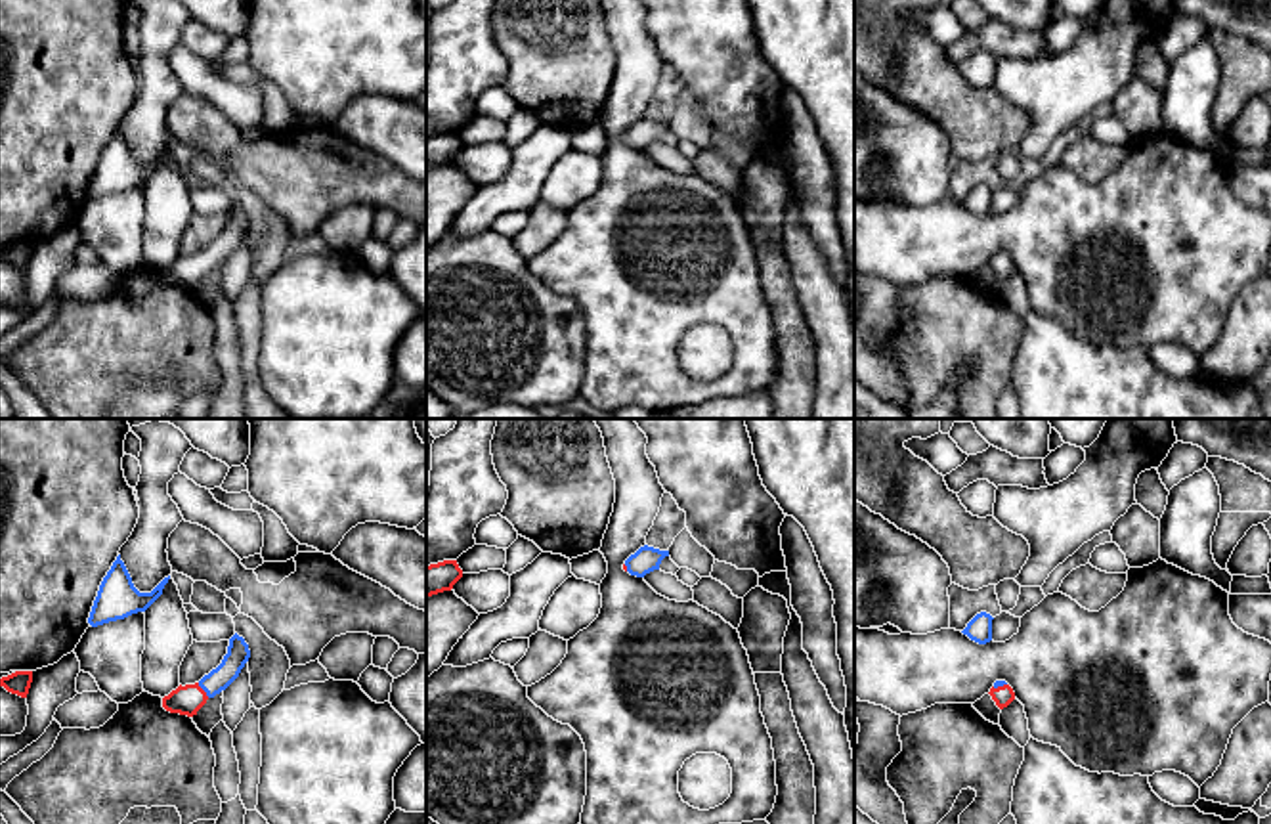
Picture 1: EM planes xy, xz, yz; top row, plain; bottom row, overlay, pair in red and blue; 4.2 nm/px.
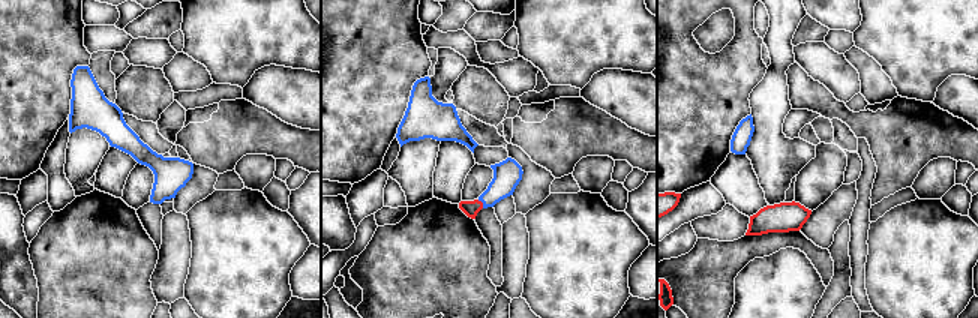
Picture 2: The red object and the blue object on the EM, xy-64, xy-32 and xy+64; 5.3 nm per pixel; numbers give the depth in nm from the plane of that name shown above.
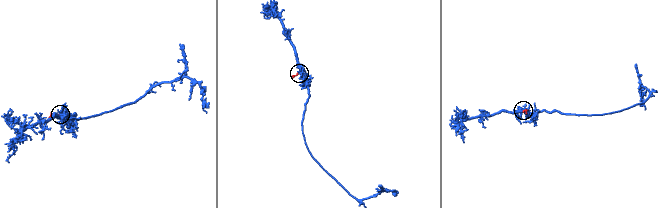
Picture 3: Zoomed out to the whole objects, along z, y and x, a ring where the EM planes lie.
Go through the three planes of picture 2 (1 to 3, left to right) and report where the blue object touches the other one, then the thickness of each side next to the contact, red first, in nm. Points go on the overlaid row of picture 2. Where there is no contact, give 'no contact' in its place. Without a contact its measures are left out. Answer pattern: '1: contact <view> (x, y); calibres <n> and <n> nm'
1: no contact
2: contact xy-32 (482, 203); calibres 80 and 150 nm
3: no contact

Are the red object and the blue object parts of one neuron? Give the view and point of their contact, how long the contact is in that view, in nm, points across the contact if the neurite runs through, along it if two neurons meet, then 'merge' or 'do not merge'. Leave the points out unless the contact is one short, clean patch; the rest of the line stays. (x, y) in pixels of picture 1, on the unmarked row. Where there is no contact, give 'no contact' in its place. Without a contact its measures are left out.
contact xy (203, 262); length 80 nm; way xy (186, 272), (203, 262), (218, 251); merge

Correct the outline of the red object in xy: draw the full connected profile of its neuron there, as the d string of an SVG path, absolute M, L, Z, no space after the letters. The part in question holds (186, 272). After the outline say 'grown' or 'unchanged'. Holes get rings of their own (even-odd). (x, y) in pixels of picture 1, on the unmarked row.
M235 205L229 210L227 226L224 228L222 235L205 247L199 254L185 258L180 256L176 262L162 270L162 279L170 285L187 289L197 287L208 270L214 270L226 262L239 249L248 229L248 216Z; grown

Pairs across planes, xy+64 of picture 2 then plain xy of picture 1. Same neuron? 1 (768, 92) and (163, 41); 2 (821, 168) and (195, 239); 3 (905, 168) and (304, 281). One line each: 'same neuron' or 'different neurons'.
1: same neuron
2: same neuron
3: different neurons

